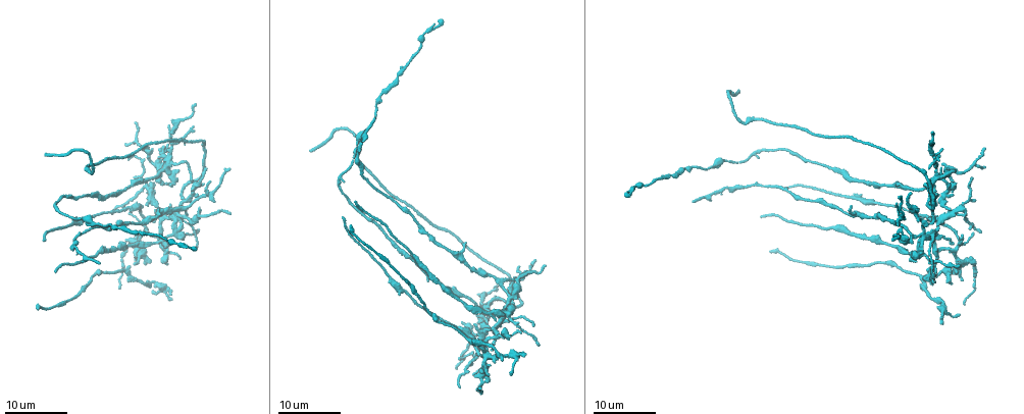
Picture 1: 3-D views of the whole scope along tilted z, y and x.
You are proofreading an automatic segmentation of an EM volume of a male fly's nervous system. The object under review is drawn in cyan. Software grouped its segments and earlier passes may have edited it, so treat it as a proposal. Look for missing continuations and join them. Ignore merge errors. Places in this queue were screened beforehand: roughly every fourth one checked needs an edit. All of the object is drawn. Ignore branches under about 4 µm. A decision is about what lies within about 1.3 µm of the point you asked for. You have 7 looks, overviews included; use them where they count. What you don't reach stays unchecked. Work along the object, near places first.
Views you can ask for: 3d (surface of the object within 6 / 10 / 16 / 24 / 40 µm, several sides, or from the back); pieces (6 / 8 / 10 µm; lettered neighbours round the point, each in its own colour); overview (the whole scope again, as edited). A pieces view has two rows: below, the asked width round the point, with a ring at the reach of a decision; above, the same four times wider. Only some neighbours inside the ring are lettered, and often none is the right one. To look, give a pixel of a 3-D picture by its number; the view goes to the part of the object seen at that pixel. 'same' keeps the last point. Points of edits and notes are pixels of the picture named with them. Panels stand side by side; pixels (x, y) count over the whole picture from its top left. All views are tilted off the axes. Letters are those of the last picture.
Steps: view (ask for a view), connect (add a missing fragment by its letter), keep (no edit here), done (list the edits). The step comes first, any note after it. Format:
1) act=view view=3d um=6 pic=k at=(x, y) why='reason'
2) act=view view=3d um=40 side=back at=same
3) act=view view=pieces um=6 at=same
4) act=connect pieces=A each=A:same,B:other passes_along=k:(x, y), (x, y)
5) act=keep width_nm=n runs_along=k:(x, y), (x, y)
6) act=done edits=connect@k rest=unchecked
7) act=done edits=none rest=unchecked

act=view view=3d um=16 pic=1 at=(155, 290) why='branch stops here'

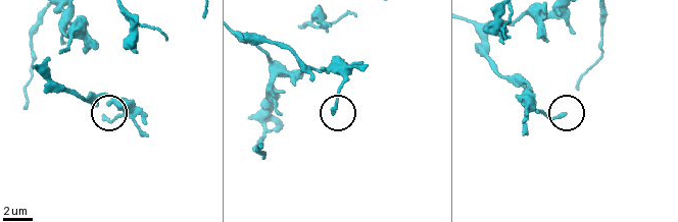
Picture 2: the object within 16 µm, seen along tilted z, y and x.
act=view view=pieces um=8 pic=2 at=(562, 113) why='what lies round it'

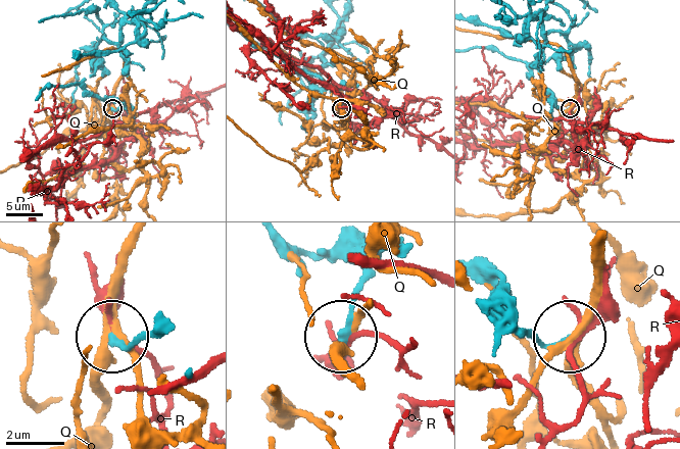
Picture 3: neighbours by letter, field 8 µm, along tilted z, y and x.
act=keep each=Q:other,R:other runs_along=3:(475, 268), (494, 273), (520, 326), (550, 344), (568, 339) found='none of them fits'

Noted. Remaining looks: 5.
act=view view=3d um=16 pic=1 at=(507, 337)

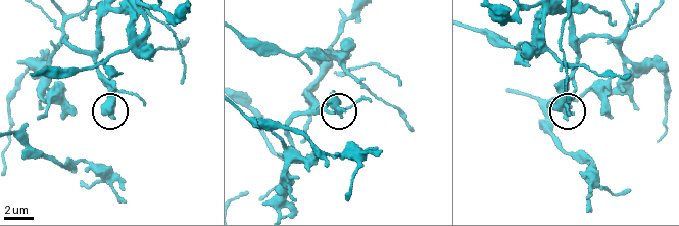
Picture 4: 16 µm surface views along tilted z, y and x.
act=view view=pieces um=8 pic=4 at=(342, 111)

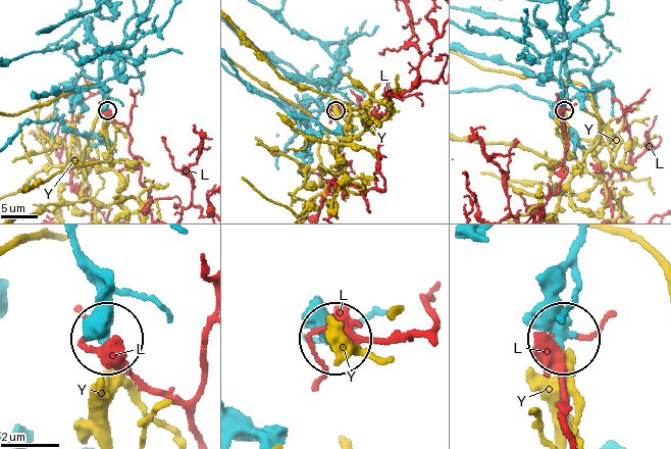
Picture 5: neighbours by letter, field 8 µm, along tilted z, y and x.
act=keep each=L:other,Y:other runs_along=5:(579, 242), (560, 300), (560, 333) found='no lettered fragment goes on from it'

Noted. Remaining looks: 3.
act=view view=3d um=16 pic=1 at=(976, 263)

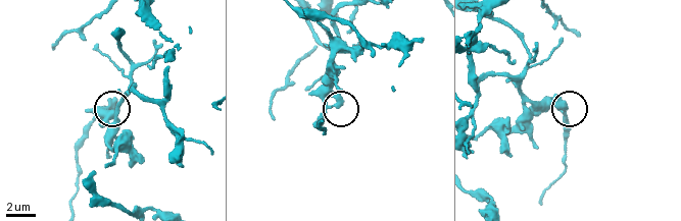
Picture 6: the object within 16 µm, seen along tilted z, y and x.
act=view view=pieces um=6 pic=6 at=(564, 106) why='see the neighbours'

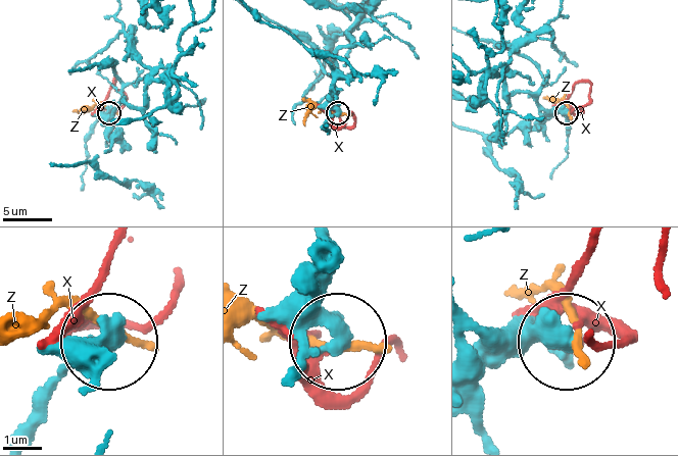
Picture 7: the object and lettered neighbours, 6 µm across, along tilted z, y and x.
act=keep each=X:other,Z:other runs_along=7:(473, 315), (490, 327), (566, 339) found='no lettered fragment goes on from it'

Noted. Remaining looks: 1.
act=done edits=none rest=unchecked

